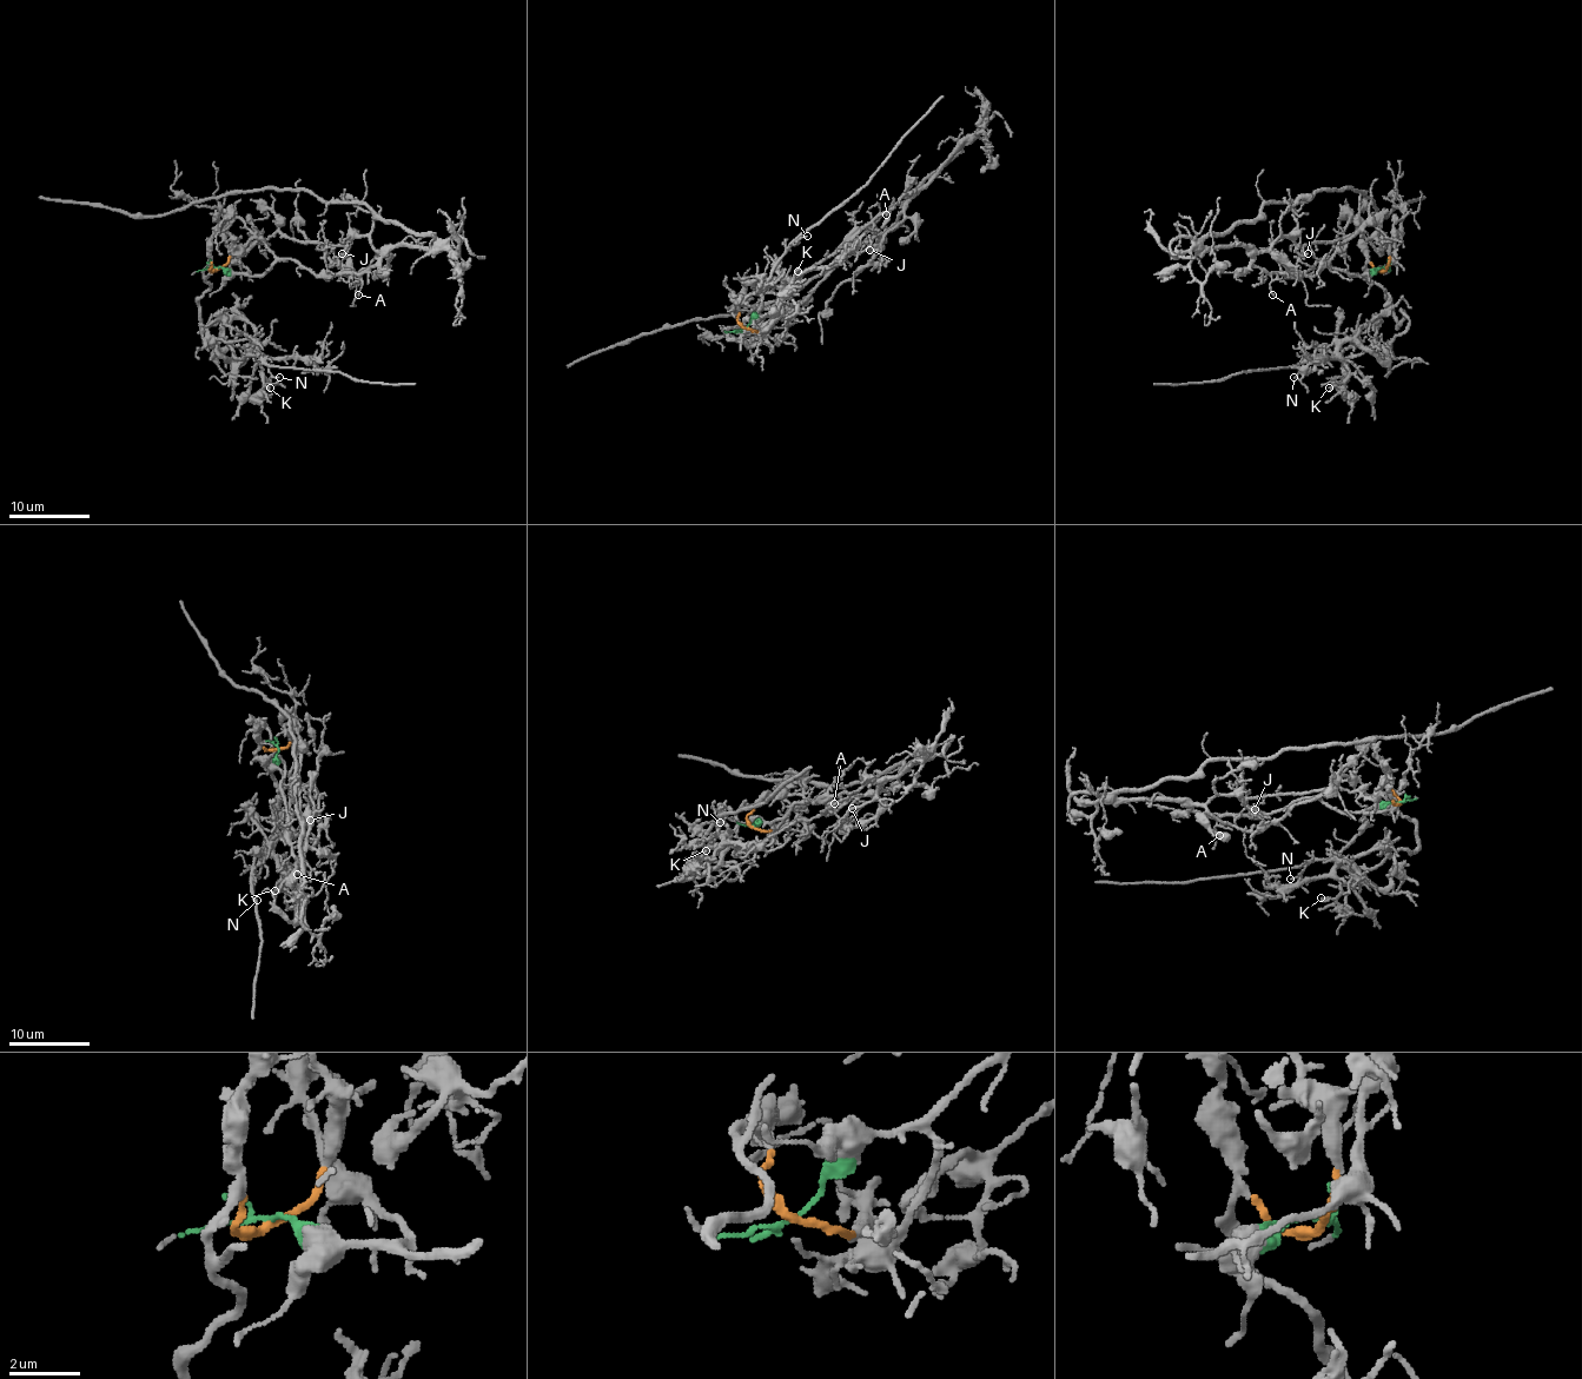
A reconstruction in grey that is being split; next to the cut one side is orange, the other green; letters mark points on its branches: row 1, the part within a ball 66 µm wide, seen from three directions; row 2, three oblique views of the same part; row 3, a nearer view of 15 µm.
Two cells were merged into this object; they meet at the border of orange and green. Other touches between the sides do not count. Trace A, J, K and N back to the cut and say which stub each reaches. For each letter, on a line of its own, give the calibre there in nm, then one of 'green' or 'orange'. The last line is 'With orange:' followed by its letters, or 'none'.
A: calibre 110 nm; green
J: calibre 70 nm; green
K: calibre 120 nm; orange
N: calibre 120 nm; orange
With orange: K, N

